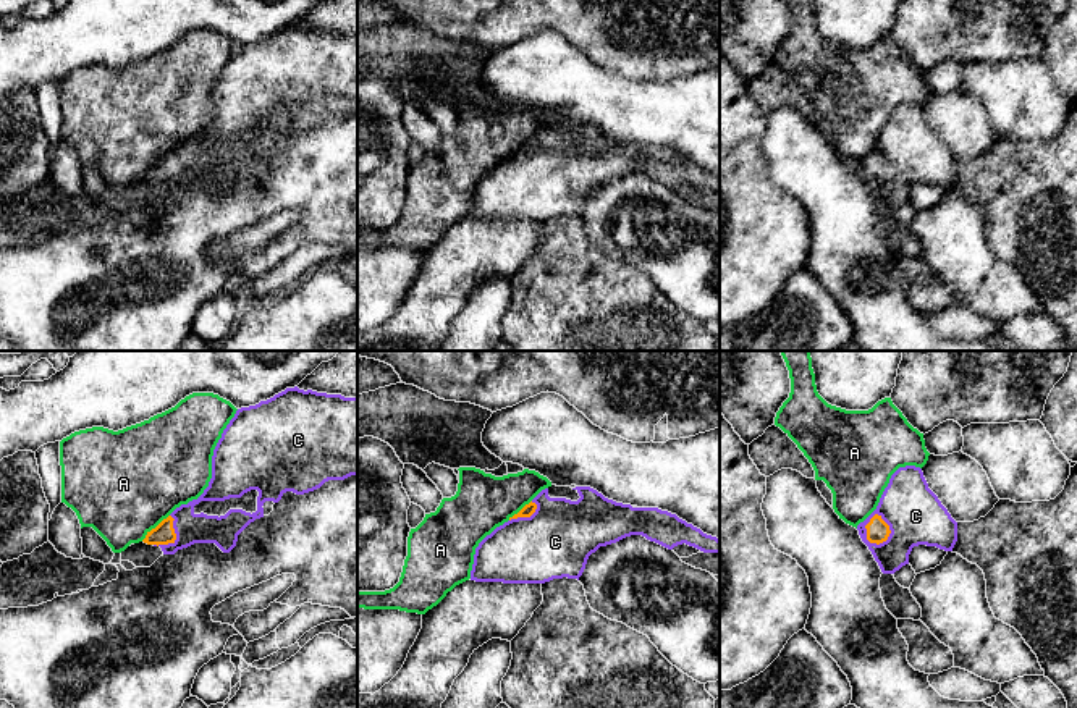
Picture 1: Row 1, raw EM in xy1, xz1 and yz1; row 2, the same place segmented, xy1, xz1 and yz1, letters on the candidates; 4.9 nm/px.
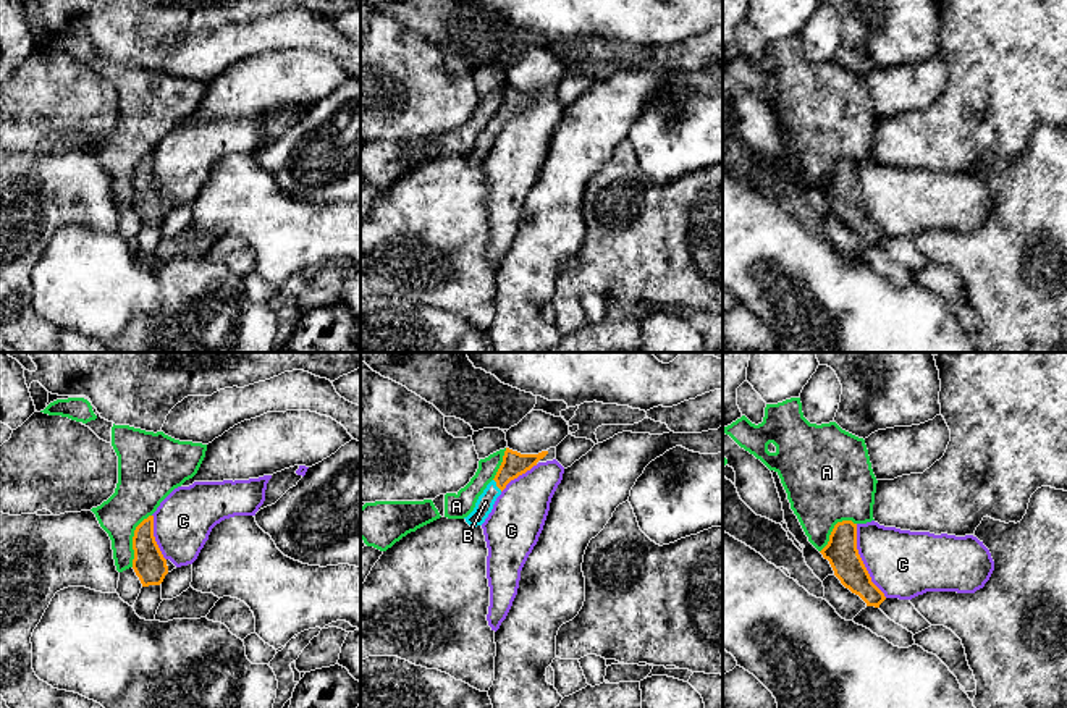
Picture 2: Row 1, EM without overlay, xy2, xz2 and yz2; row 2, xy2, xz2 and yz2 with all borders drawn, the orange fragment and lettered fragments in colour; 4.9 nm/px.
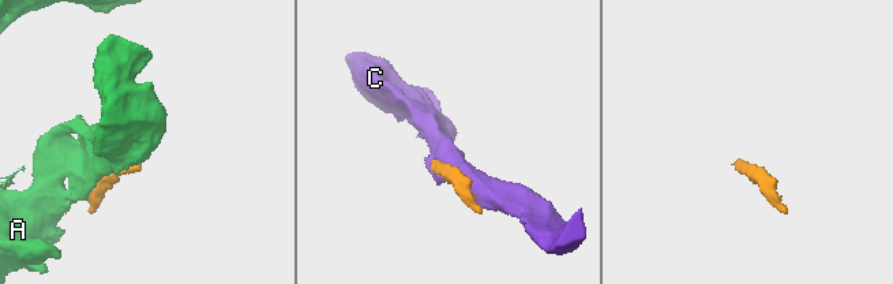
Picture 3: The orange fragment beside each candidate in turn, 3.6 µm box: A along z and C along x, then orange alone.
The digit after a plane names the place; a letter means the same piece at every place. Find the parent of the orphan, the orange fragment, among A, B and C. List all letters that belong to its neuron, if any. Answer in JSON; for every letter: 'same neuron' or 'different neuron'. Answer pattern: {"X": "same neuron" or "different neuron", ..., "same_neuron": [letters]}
{"A": "different neuron", "B": "same neuron", "C": "different neuron", "same_neuron": ["B"]}

